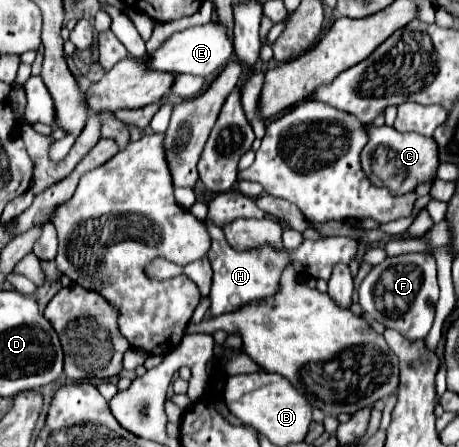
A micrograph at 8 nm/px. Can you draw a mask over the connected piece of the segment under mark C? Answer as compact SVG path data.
M369 126L367 144L361 150L361 166L375 186L387 186L393 194L407 194L437 174L437 144L419 134L401 134L391 126Z

